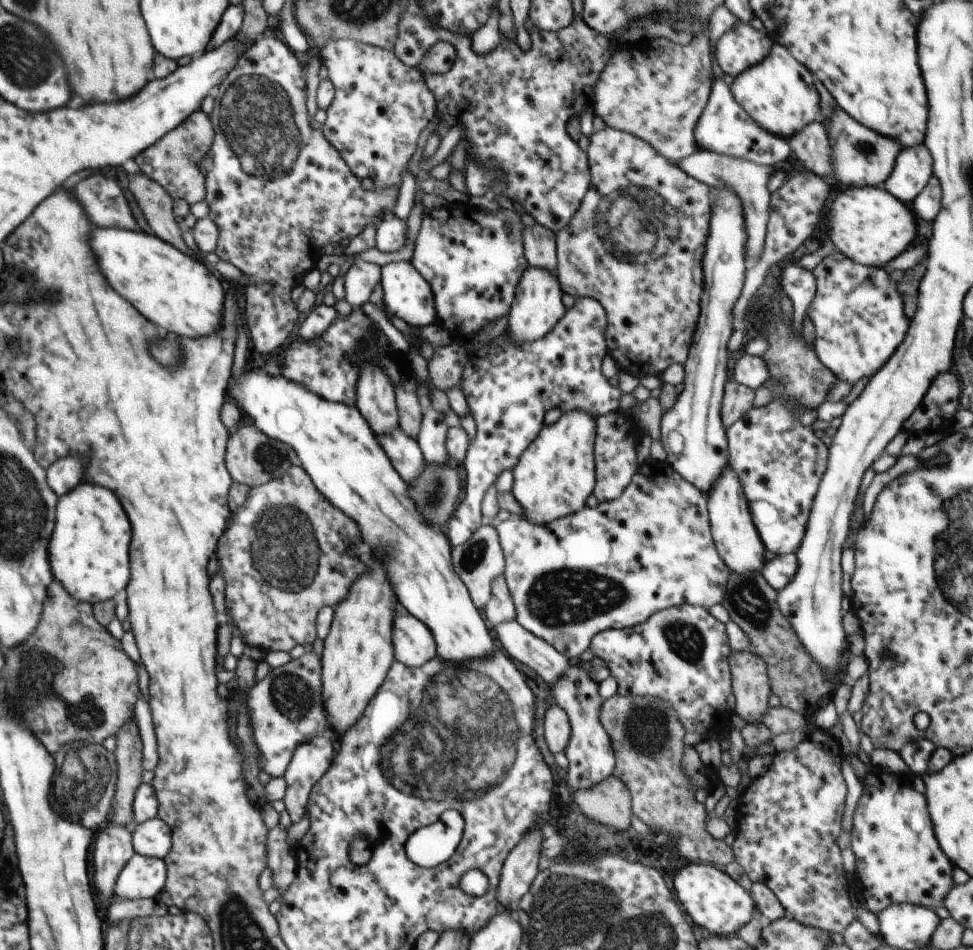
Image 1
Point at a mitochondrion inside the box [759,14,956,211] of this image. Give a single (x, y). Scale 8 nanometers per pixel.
(864, 149)

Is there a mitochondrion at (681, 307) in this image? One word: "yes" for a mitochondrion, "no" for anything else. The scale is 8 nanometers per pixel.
no

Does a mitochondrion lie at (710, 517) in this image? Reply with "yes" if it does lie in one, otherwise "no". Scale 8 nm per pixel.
no

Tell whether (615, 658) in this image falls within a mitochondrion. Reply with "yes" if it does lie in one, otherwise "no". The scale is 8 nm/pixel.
no

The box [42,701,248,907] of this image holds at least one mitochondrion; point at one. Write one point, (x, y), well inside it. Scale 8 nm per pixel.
(84, 773)

